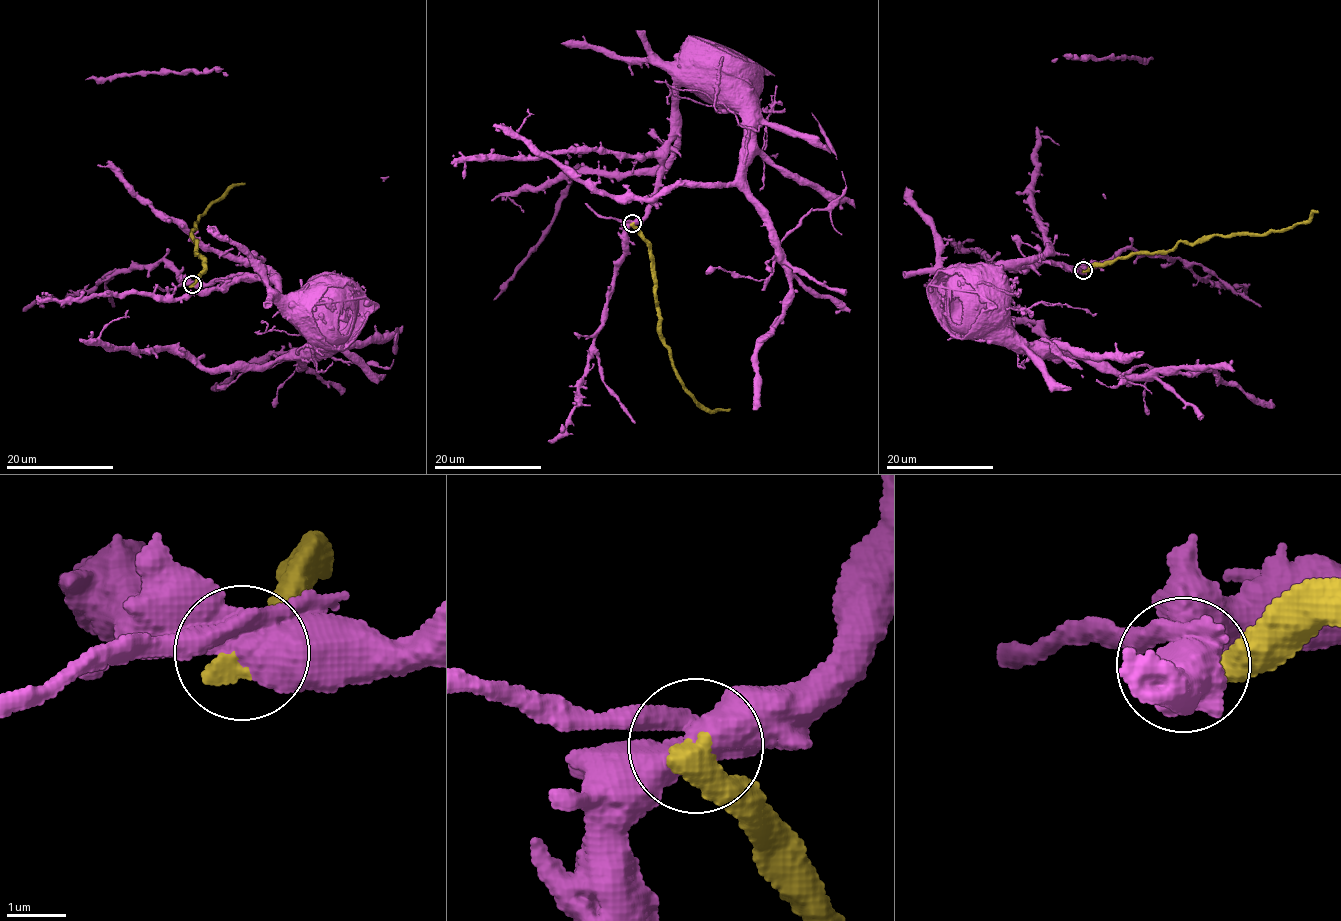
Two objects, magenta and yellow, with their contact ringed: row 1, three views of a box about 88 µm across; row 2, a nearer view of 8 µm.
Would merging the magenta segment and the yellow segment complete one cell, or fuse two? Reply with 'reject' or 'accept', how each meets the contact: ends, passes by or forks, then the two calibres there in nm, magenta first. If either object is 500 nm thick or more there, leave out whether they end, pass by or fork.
reject; 500 nm thick on the magenta side, 500 nm on the other

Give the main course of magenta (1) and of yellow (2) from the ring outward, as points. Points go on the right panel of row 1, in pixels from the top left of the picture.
1: (1083, 270), (974, 282), (1017, 343), (1058, 357), (1035, 325), (965, 307), (931, 263)
2: (1083, 270), (1091, 270), (1132, 254), (1168, 251), (1180, 241), (1205, 241), (1215, 235), (1283, 232), (1318, 211)

